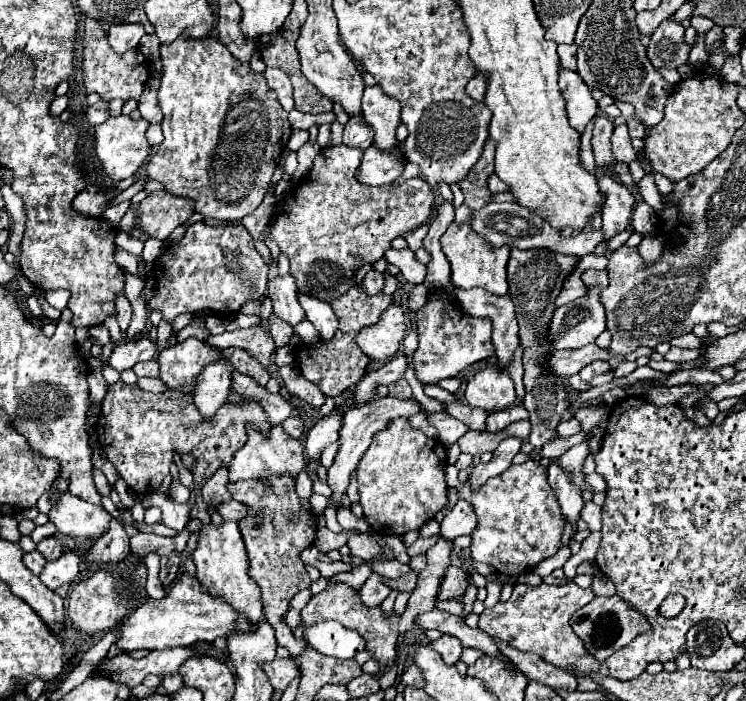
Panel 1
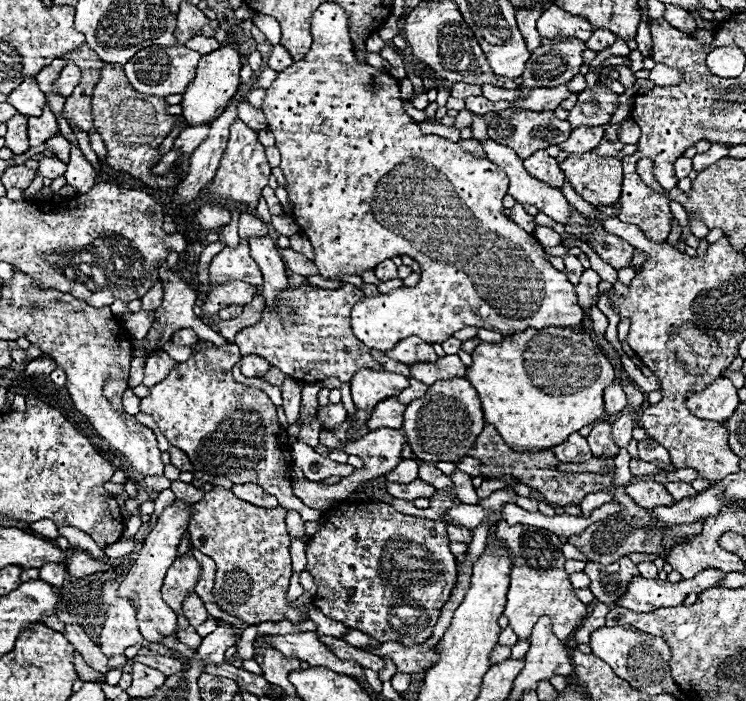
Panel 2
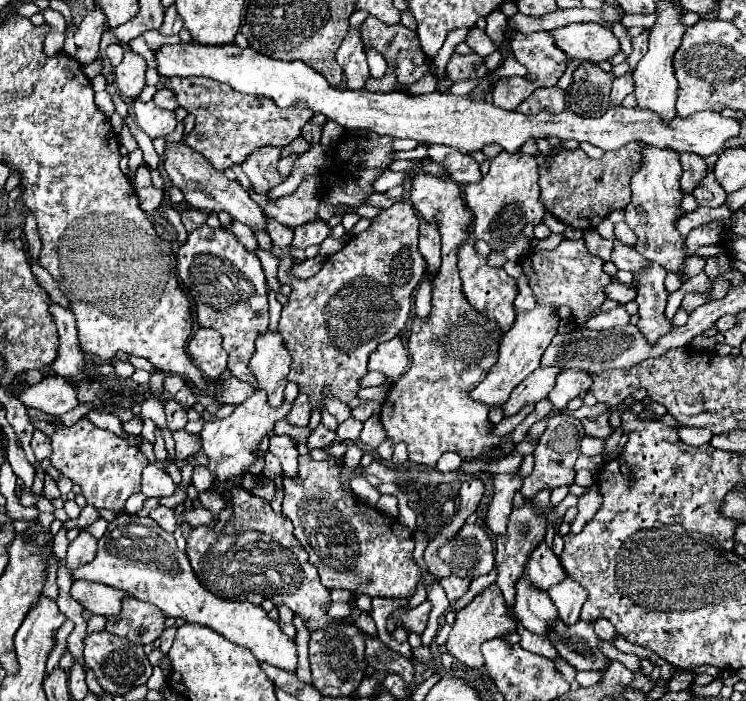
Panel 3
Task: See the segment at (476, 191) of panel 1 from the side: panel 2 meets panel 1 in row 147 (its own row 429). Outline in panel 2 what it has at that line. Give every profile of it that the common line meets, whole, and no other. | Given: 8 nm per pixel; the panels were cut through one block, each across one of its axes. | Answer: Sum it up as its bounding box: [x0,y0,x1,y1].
[470,424,614,506]

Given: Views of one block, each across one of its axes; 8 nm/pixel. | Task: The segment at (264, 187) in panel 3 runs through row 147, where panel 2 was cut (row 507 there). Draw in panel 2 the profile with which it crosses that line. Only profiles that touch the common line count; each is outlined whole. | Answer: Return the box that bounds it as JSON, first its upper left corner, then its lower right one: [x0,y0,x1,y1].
[231,484,278,508]

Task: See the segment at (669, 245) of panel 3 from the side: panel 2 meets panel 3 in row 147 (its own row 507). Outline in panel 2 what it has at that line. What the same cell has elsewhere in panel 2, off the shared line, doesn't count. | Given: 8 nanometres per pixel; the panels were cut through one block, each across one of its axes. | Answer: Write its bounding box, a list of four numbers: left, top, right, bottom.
[626,482,674,508]

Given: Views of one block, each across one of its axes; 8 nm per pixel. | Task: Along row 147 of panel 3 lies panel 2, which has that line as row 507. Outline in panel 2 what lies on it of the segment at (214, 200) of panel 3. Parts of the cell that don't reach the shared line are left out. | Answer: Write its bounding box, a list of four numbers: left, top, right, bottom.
[118,500,190,644]

